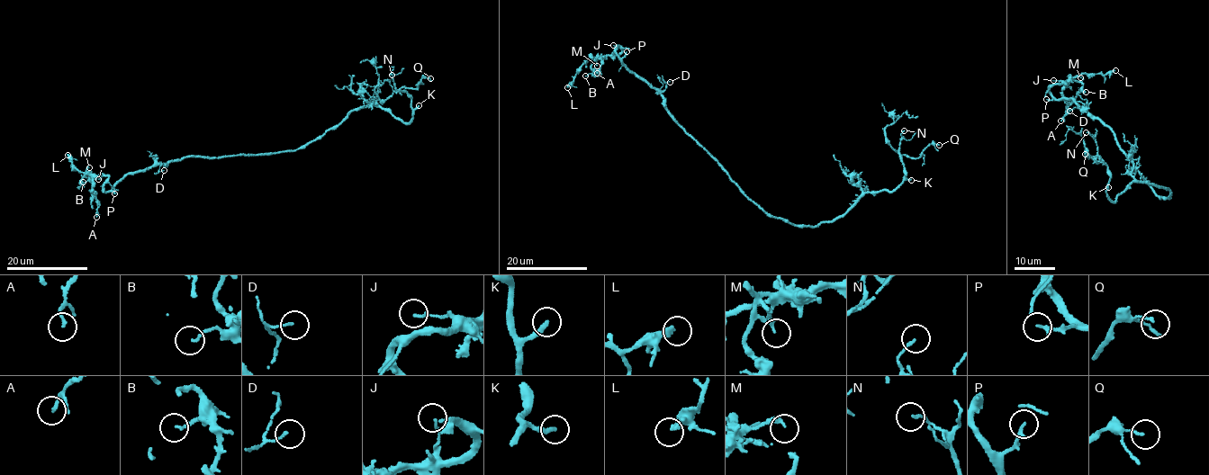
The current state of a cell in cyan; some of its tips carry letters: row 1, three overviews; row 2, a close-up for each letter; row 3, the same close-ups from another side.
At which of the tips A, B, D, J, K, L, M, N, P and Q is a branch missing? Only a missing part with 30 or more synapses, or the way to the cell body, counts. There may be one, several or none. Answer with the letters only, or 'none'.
K

